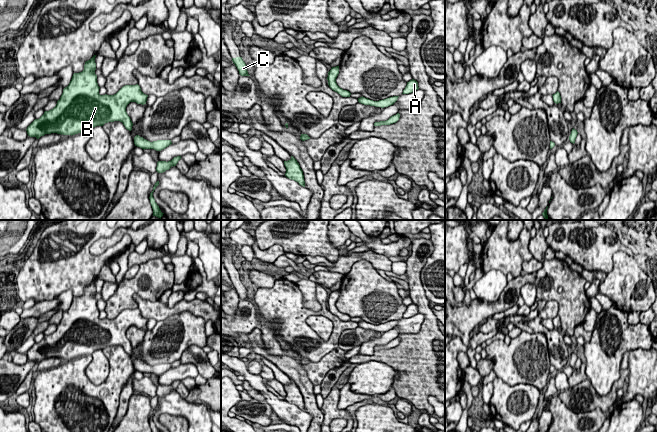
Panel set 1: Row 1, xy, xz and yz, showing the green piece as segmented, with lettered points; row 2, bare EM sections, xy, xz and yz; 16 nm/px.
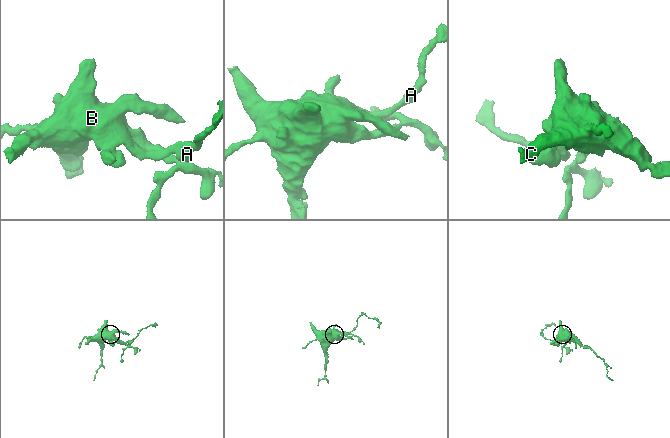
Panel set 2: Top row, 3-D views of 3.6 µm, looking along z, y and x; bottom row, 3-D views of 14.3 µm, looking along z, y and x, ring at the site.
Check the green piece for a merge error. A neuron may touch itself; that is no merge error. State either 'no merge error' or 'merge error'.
no merge error

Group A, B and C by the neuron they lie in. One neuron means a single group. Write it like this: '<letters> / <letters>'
A B C

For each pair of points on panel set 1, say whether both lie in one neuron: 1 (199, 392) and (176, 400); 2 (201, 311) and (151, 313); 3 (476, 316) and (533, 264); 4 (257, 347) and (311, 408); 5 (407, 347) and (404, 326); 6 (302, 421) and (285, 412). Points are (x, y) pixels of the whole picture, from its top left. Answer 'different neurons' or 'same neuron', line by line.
1: different neurons
2: same neuron
3: different neurons
4: same neuron
5: different neurons
6: same neuron

